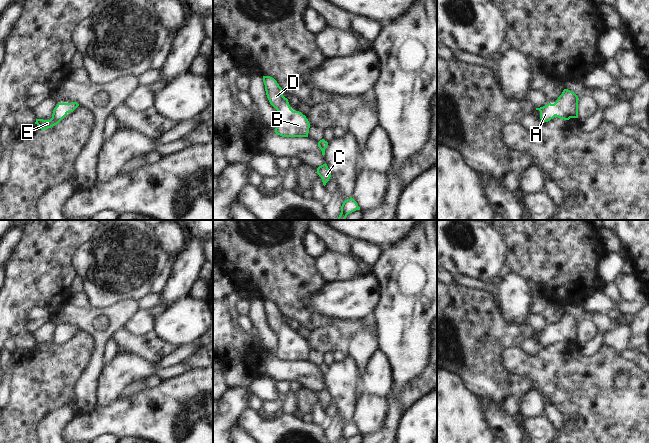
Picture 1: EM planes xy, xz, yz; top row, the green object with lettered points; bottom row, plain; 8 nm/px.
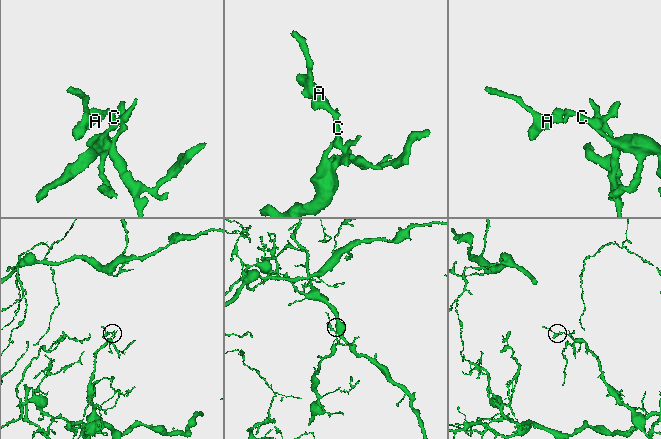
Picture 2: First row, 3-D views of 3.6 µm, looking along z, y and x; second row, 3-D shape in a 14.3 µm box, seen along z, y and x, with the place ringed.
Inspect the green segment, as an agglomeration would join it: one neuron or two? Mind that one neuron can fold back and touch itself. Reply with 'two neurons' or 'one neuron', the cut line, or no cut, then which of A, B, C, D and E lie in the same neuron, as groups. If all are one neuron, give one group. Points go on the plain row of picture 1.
one neuron; no cut; A B C D E

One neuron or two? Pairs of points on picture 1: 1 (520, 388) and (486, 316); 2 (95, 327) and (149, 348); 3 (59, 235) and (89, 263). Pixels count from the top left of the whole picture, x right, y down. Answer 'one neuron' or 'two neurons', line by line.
1: one neuron
2: two neurons
3: two neurons

